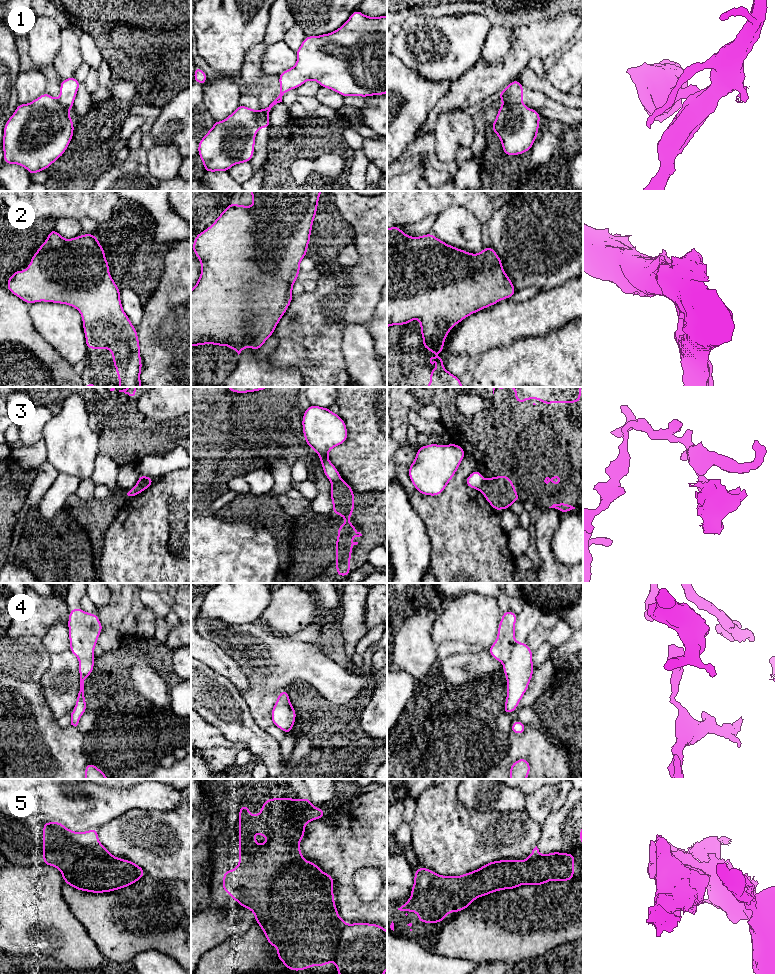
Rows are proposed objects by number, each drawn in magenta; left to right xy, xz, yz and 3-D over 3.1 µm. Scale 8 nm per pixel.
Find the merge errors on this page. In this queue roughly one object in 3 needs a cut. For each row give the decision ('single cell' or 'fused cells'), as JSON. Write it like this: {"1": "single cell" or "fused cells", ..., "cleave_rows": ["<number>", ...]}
{"1": "fused cells", "2": "single cell", "3": "fused cells", "4": "single cell", "5": "fused cells", "cleave_rows": ["1", "3", "5"]}

